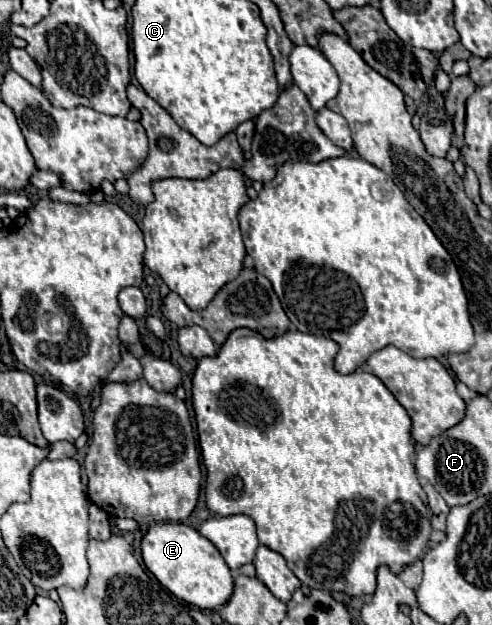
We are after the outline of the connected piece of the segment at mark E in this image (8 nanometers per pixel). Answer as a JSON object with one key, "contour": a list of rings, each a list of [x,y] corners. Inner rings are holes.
{"contour":[[[154,523],[142,537],[142,557],[152,575],[178,599],[200,609],[216,609],[232,595],[232,575],[218,549],[184,523]]]}

